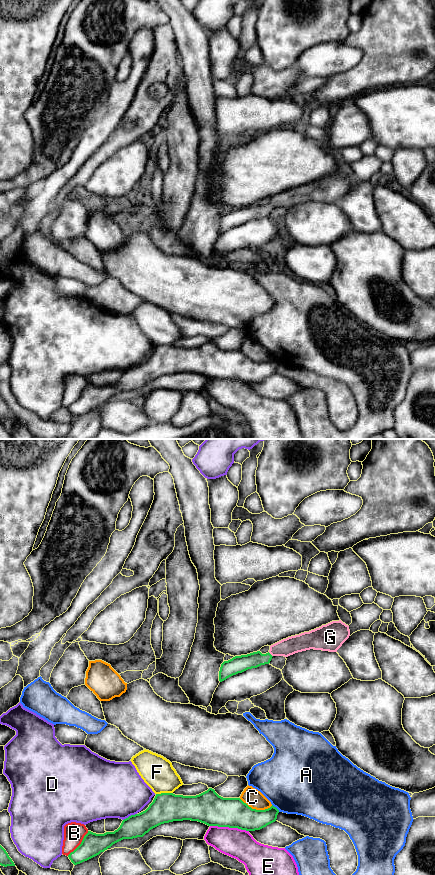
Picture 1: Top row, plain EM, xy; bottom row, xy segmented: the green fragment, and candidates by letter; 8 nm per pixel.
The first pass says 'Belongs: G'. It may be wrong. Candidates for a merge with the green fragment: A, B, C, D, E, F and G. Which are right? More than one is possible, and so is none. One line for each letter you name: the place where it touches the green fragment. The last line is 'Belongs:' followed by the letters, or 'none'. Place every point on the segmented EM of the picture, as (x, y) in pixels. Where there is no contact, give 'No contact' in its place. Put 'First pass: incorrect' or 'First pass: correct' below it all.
G: Touches green at xy (270, 654)
Belongs: G
First pass: correct

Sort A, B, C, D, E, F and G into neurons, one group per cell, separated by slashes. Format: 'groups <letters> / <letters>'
groups A / B / C / D / E / F / G

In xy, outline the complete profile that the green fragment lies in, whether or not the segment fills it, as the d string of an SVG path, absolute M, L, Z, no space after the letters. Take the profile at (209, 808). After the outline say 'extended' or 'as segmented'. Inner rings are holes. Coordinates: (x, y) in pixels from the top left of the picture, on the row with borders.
M209 788L207 791L196 796L175 795L173 793L156 794L153 802L145 811L124 819L120 827L114 832L96 834L88 831L81 844L71 852L68 857L74 865L80 864L99 855L101 852L104 852L113 844L123 839L143 837L151 829L173 821L191 820L204 823L208 826L255 831L275 822L278 813L279 810L273 805L265 810L252 809L240 798L223 798L212 788Z | as segmented

